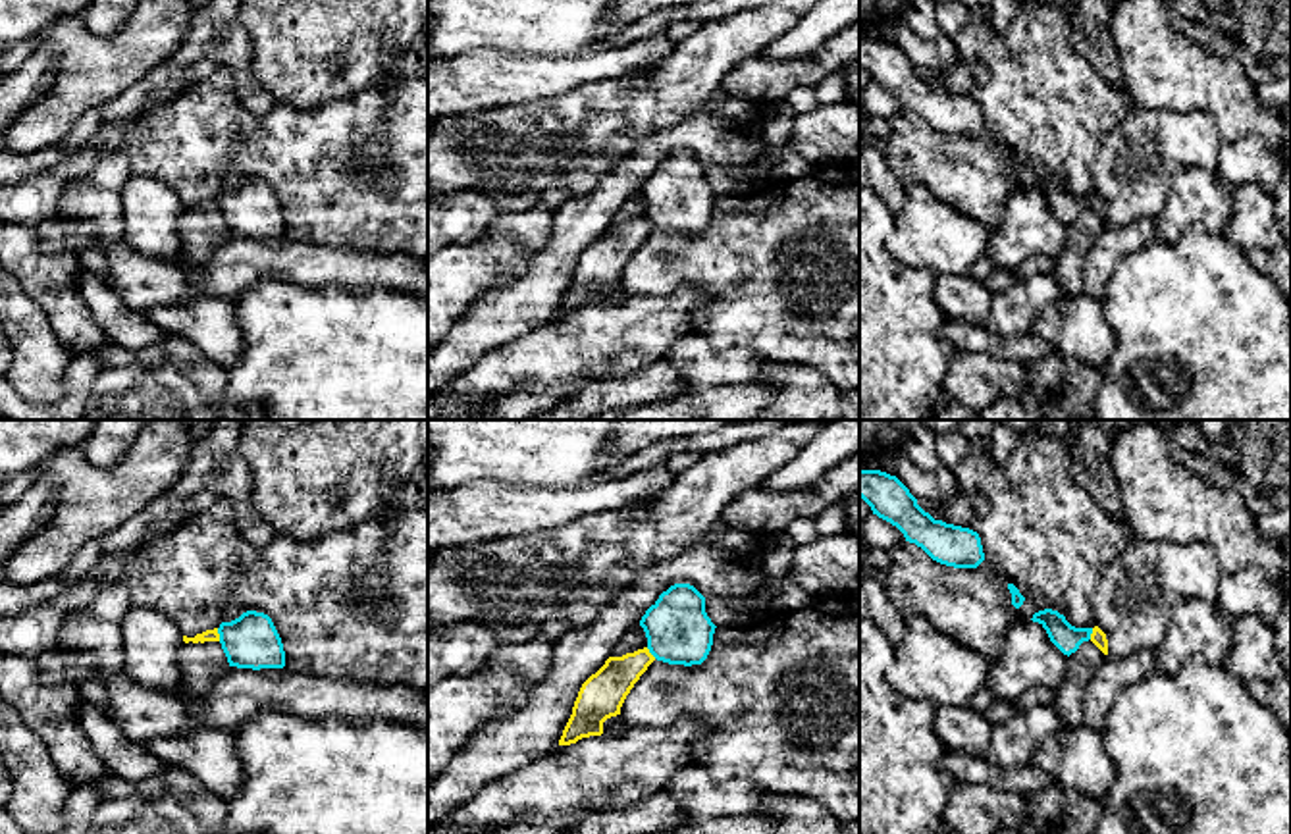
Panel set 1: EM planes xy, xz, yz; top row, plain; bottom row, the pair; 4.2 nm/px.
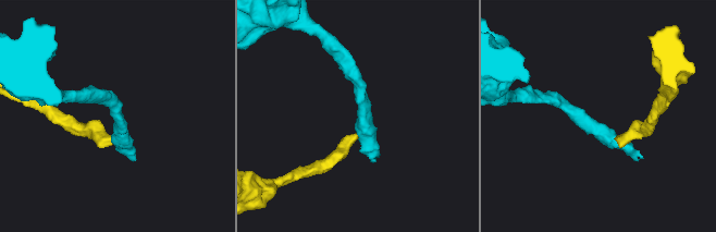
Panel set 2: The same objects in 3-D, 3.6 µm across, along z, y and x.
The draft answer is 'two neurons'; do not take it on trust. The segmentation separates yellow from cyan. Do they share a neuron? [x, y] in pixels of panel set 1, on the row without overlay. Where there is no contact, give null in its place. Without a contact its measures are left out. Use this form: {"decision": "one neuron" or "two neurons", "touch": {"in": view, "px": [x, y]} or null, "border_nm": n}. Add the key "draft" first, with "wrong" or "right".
{"draft": "right", "decision": "two neurons", "touch": {"in": "xy", "px": [218, 203]}, "border_nm": 60}

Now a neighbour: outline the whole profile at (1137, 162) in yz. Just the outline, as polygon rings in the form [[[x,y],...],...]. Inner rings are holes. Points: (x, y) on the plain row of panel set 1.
[[[1131,104],[1129,116],[1108,131],[1093,164],[1094,195],[1108,208],[1108,223],[1152,223],[1164,210],[1175,175],[1187,168],[1216,173],[1222,139],[1210,112],[1177,114]]]

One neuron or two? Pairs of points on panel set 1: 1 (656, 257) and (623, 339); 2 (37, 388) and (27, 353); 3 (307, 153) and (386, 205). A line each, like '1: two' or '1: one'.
1: two
2: one
3: one

